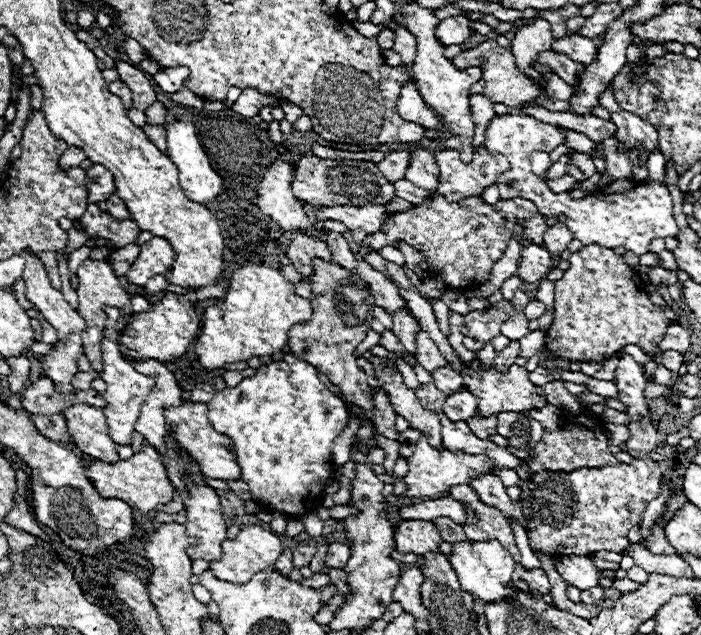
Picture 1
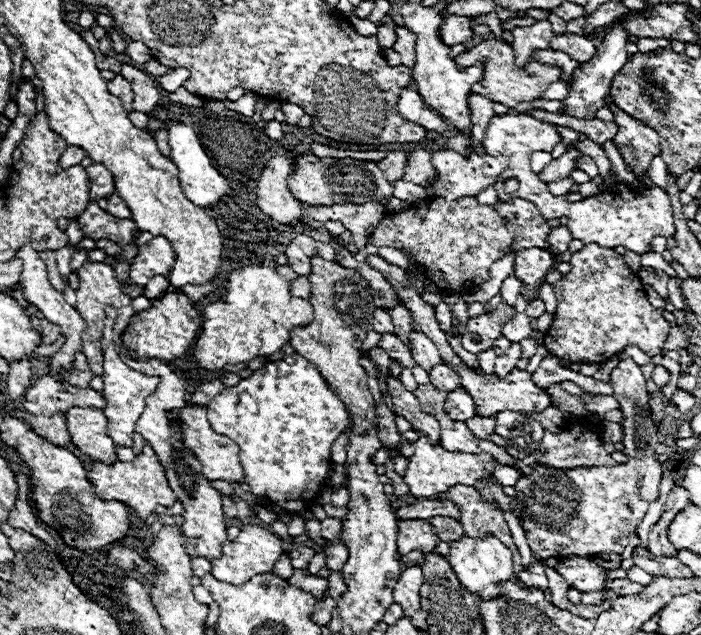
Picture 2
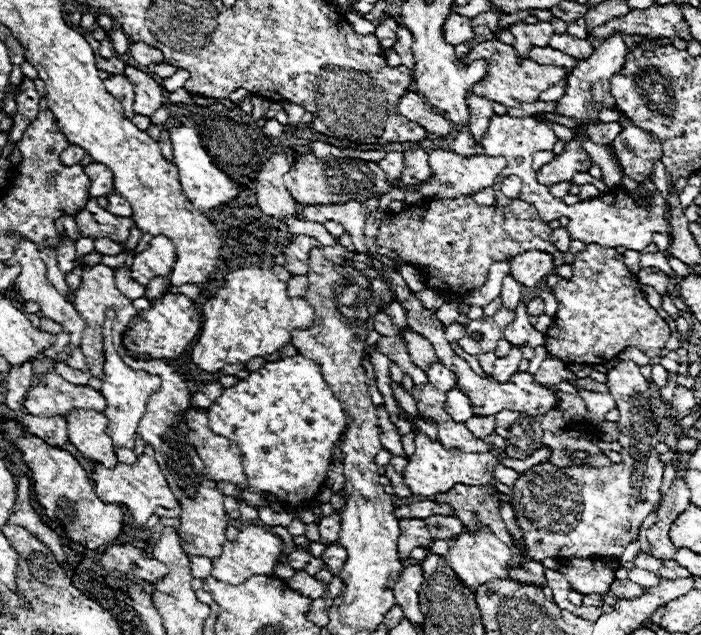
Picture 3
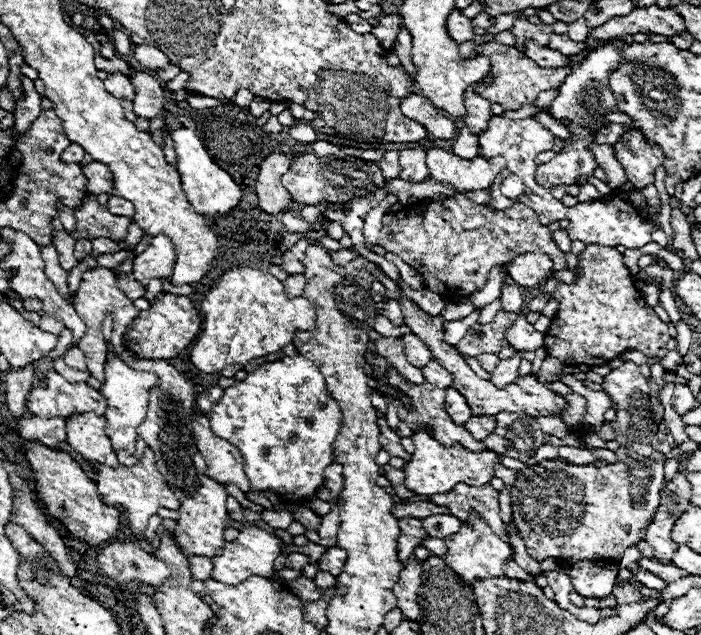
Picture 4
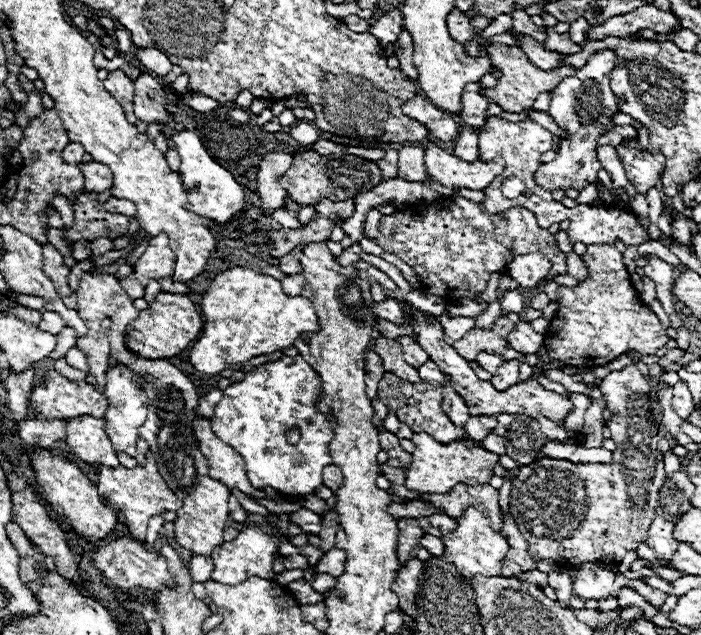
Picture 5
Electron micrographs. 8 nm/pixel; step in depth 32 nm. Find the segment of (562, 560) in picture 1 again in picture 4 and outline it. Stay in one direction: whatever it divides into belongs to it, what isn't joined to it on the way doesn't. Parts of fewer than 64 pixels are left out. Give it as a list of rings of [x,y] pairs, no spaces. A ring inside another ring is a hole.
[[[576,560],[568,562],[566,568],[562,568],[564,574],[570,576],[570,582],[574,590],[588,598],[588,596],[598,596],[604,598],[612,594],[612,588],[618,580],[616,576],[616,566],[604,564],[604,562],[590,562],[590,560]]]

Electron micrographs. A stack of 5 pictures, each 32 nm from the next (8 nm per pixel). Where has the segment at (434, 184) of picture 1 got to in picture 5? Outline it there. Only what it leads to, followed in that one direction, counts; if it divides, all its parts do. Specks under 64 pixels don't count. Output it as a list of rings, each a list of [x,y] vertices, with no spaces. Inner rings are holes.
[[[406,146],[398,150],[398,178],[408,182],[422,182],[426,174],[424,166],[424,150]]]

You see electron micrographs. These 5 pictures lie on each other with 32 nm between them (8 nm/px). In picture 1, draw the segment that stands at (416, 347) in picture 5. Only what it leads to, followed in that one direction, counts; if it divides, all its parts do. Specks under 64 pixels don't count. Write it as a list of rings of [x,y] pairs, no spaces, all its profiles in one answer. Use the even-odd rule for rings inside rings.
[[[420,330],[420,332],[416,334],[416,344],[418,344],[418,356],[416,356],[416,360],[418,360],[418,364],[420,364],[422,368],[426,368],[428,372],[432,372],[432,370],[436,370],[436,368],[448,366],[446,358],[444,358],[442,352],[436,348],[436,344],[428,338],[426,332]]]

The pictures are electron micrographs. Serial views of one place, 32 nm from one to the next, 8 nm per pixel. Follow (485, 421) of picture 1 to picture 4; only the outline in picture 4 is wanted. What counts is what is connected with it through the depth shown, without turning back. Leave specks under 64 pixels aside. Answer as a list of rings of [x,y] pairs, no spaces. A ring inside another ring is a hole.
[[[472,416],[472,420],[468,420],[464,426],[474,434],[474,438],[484,440],[488,434],[494,432],[496,418],[494,416]]]

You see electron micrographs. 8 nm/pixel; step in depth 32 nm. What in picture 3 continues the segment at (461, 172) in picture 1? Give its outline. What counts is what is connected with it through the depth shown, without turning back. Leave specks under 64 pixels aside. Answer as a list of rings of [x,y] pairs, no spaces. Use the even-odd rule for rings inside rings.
[[[430,150],[429,164],[434,170],[434,176],[428,184],[422,184],[420,190],[425,199],[432,196],[444,196],[444,198],[458,198],[458,196],[472,196],[488,186],[494,184],[496,176],[508,166],[504,156],[486,156],[486,154],[476,154],[472,158],[464,158],[452,150]]]

